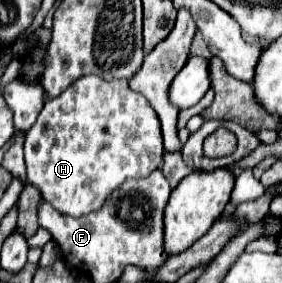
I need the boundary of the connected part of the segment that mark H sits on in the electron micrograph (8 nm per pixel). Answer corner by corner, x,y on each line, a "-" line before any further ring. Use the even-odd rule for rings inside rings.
95,75
79,77
59,97
49,99
39,113
37,123
25,135
25,163
27,181
37,187
47,203
59,213
81,217
101,203
117,189
125,179
147,177
159,167
163,157
163,139
159,131
159,119
143,95
131,91
125,79
105,81

